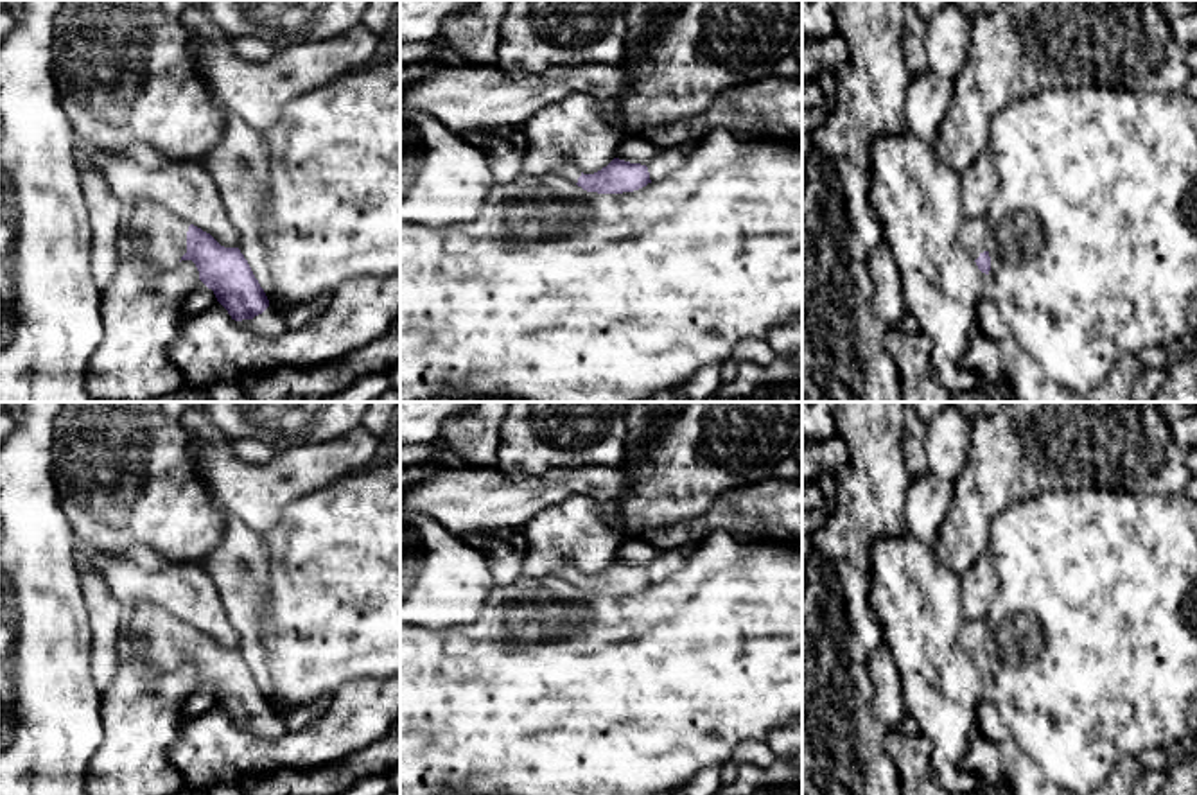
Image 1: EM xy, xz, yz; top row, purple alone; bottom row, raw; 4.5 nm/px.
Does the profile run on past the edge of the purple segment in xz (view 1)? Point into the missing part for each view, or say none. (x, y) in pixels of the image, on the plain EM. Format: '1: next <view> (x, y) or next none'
1: next xz (567, 573)

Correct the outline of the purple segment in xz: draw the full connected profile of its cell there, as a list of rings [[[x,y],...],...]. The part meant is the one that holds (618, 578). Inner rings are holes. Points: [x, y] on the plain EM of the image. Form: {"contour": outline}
{"contour": [[[614,560],[607,569],[594,576],[583,576],[572,565],[560,567],[555,576],[587,594],[598,596],[633,594],[651,585],[646,567],[630,565],[619,560]]]}

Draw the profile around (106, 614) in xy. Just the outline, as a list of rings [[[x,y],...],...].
[[[83,544],[77,547],[75,563],[93,635],[90,668],[100,689],[104,729],[104,739],[88,763],[86,795],[178,795],[185,791],[185,781],[170,761],[170,748],[187,723],[183,705],[197,689],[199,673],[192,662],[167,671],[135,657],[124,659],[118,644],[126,608],[92,569]]]

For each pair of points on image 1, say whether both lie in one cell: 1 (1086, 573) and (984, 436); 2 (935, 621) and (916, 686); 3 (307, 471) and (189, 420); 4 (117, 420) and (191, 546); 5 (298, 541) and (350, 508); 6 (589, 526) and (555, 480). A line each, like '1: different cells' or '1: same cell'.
1: different cells
2: same cell
3: same cell
4: same cell
5: same cell
6: different cells

